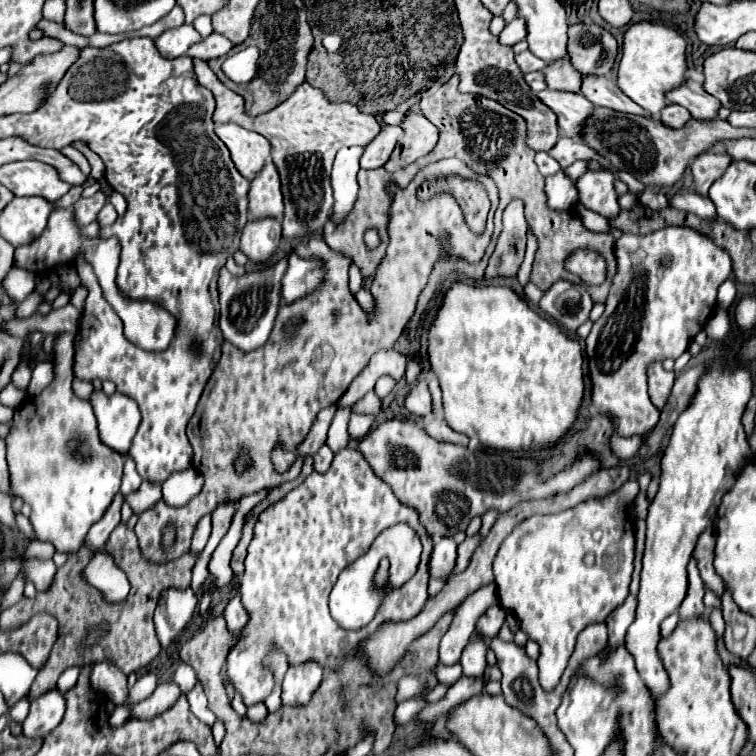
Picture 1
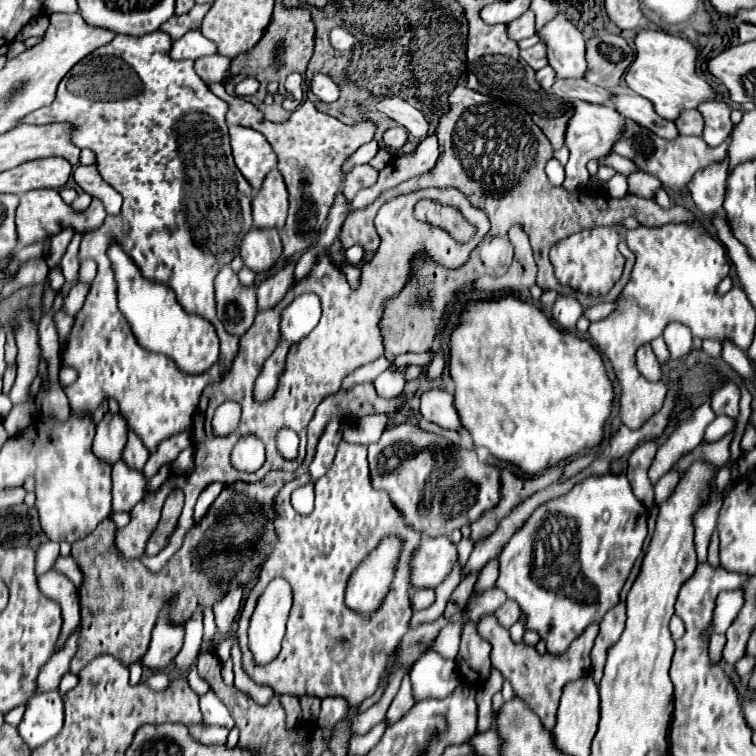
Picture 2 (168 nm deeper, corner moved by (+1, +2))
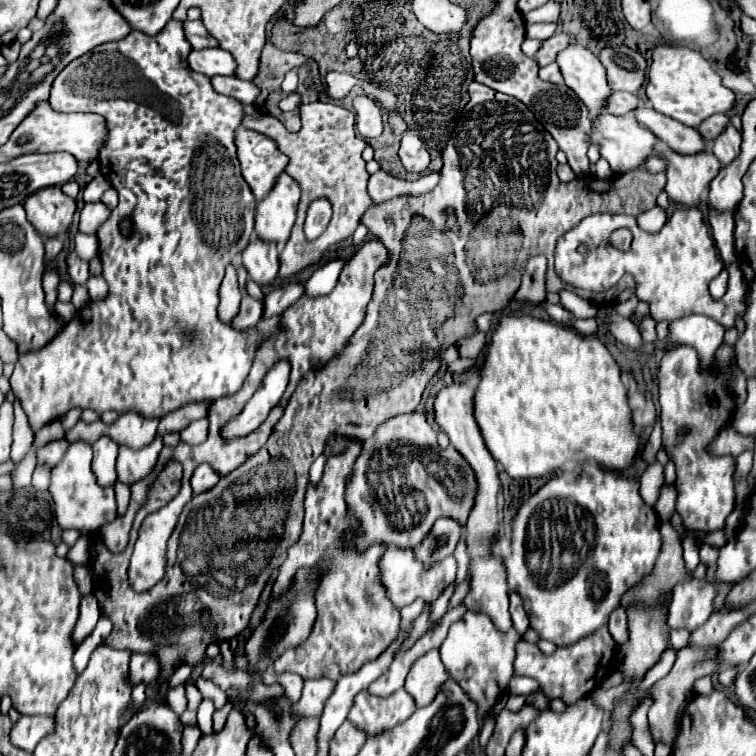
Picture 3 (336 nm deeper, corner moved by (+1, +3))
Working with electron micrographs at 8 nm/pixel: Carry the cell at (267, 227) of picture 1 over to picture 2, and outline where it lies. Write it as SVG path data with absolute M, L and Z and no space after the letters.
M253 228L241 244L241 258L253 272L267 272L281 256L281 238L277 230Z

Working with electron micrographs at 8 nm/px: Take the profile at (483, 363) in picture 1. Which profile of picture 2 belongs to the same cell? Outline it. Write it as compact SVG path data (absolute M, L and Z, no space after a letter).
M507 296L503 300L477 302L475 306L469 306L467 312L461 316L461 324L451 334L449 350L451 350L451 358L449 358L451 378L455 382L455 406L457 406L459 418L463 422L463 426L469 430L469 434L473 438L473 444L487 448L497 460L509 462L509 464L517 466L519 470L523 470L525 474L541 474L549 466L555 466L555 464L559 464L563 460L569 460L571 456L575 456L575 454L579 454L583 450L597 448L601 444L601 440L605 436L605 422L607 422L607 418L611 414L613 396L615 396L613 384L611 384L611 380L607 376L607 370L605 370L605 364L603 364L603 358L595 350L595 346L591 346L591 342L581 340L581 338L573 336L571 332L565 332L559 326L551 324L545 318L545 314L539 308L535 308L533 304L521 302L521 300L513 298L513 296Z

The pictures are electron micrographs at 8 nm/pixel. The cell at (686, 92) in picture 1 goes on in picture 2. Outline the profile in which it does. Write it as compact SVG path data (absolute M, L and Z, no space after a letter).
M713 100L713 102L705 102L699 106L699 112L705 118L705 130L703 130L703 140L709 146L719 146L721 142L725 142L731 136L733 124L729 120L729 108L725 102Z

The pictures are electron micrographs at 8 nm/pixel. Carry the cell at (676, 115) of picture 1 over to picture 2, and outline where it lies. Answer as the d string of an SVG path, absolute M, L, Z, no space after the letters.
M685 110L677 120L677 128L685 136L701 136L703 134L703 116L697 110Z

